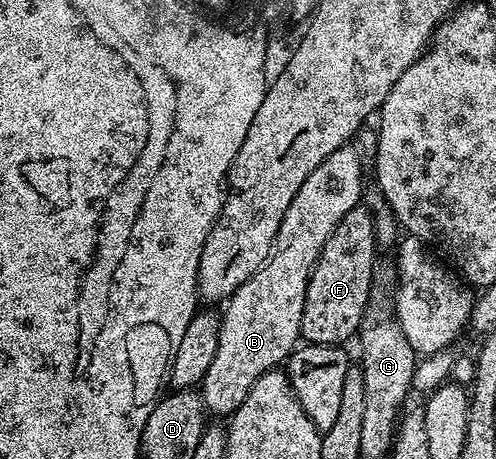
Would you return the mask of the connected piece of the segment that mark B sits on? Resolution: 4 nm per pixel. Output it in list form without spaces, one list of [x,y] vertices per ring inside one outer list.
[[[345,146],[340,151],[335,151],[309,177],[305,177],[305,185],[297,189],[297,197],[293,197],[289,209],[285,209],[285,217],[281,221],[281,229],[277,229],[275,244],[271,247],[271,256],[226,300],[221,311],[219,321],[219,336],[217,337],[217,353],[209,370],[205,372],[201,384],[203,406],[215,417],[229,417],[249,397],[249,389],[253,389],[253,381],[261,377],[266,371],[276,370],[280,365],[286,364],[291,358],[301,339],[301,313],[305,309],[305,289],[309,285],[309,277],[313,273],[316,261],[321,257],[321,249],[325,241],[329,241],[329,233],[353,208],[360,206],[365,195],[363,187],[363,163],[359,160],[360,152],[351,151],[350,146]]]

